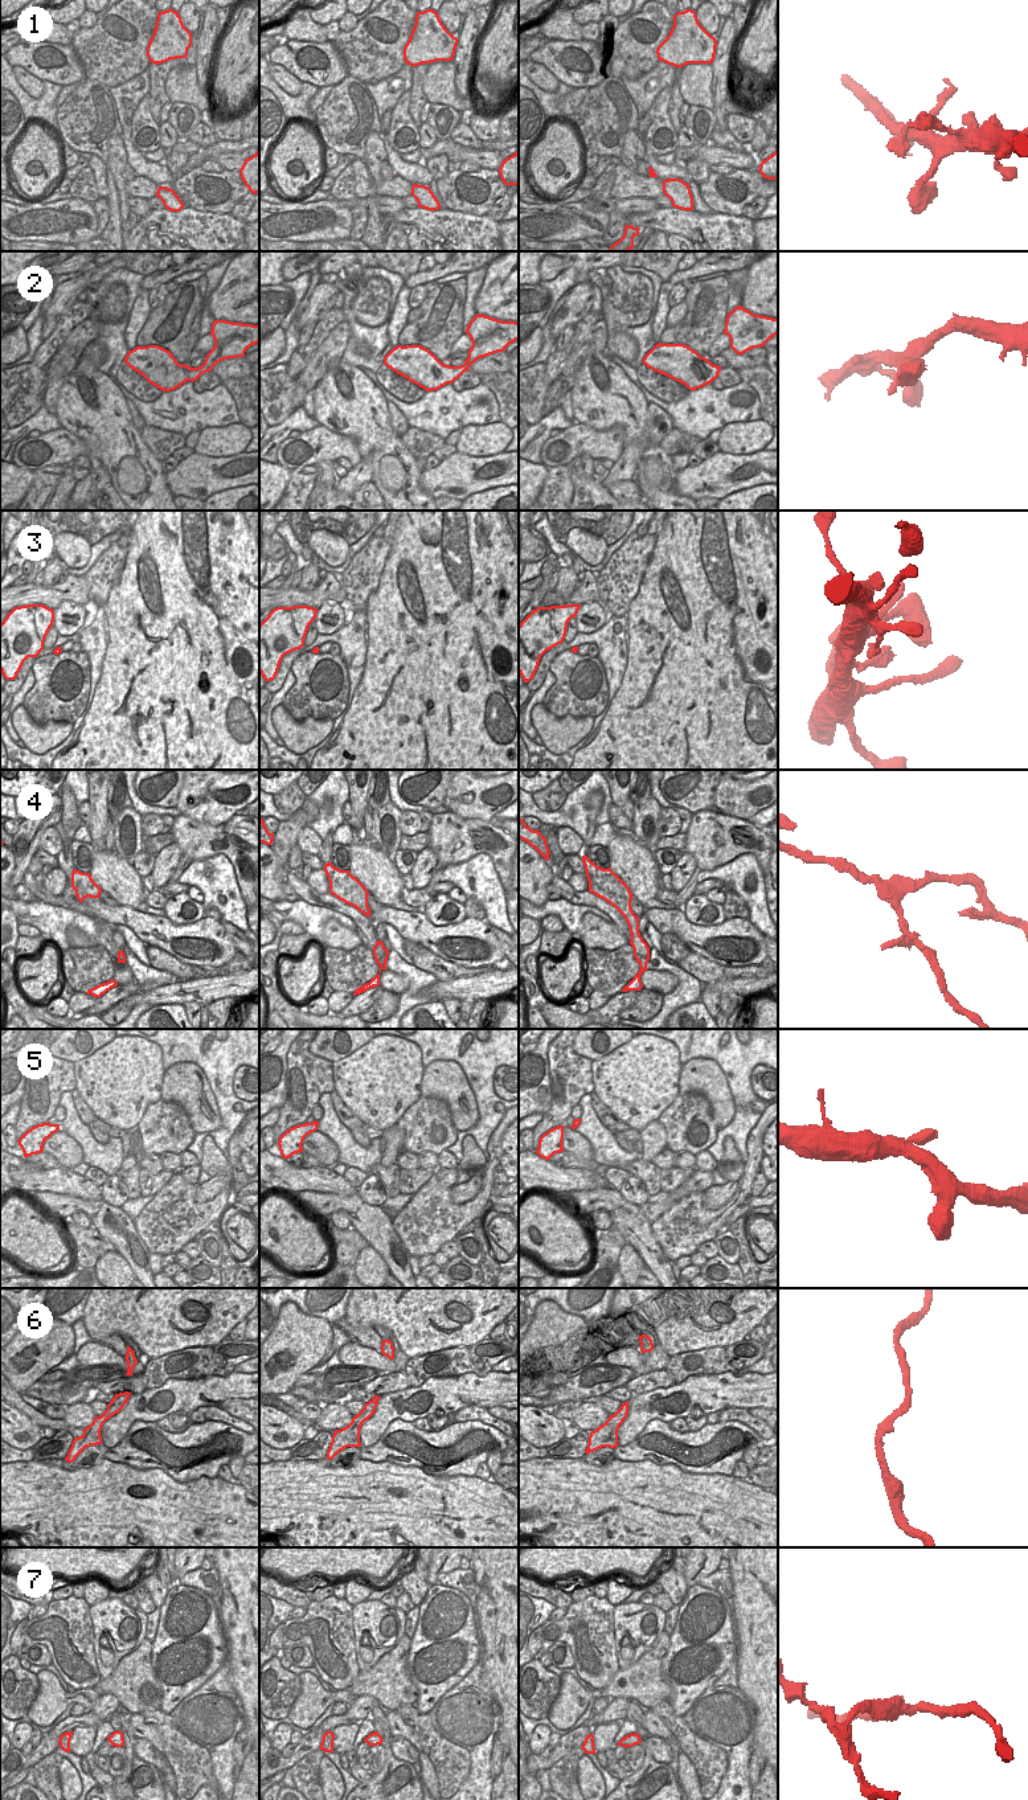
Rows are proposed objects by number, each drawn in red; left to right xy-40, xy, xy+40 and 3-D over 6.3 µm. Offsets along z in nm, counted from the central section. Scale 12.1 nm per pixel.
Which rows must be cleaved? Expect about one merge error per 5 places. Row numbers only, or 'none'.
4, 7

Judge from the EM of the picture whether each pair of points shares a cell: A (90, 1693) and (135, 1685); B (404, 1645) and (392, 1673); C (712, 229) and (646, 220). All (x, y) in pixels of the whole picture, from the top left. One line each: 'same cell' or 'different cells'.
A: different cells
B: same cell
C: same cell

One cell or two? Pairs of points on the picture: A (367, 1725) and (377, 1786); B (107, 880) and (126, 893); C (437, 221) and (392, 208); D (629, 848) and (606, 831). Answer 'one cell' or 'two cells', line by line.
A: two cells
B: one cell
C: two cells
D: two cells

